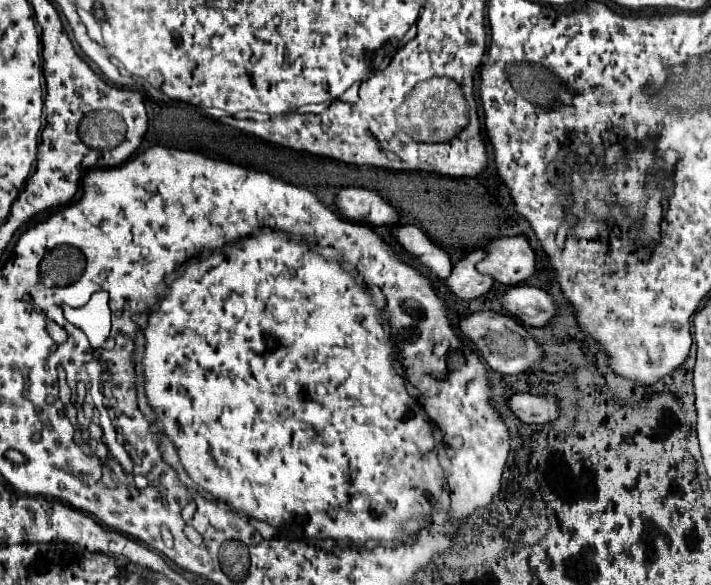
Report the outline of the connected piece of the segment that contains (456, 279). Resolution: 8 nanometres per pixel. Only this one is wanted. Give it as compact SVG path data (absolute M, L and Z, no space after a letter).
M473 249L471 253L467 253L461 261L457 261L453 265L451 275L445 279L445 287L449 289L451 295L455 295L457 299L463 299L463 301L471 301L471 299L485 295L491 289L493 277L481 275L475 269L477 261L483 257L485 257L485 253L481 249Z

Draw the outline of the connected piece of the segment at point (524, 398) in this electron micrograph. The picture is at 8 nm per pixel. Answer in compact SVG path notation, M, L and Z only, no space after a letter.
M531 393L511 395L507 399L507 407L515 413L515 417L523 423L549 423L559 417L559 409L553 397L537 397Z

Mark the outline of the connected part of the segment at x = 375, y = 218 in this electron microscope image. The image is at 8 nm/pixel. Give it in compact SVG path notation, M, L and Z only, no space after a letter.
M361 187L341 189L335 197L335 207L341 217L367 225L397 225L399 213L377 193Z

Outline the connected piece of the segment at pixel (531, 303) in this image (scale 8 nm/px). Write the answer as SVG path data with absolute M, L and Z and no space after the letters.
M533 285L509 287L501 297L501 307L525 327L543 327L551 321L555 311L551 295Z

